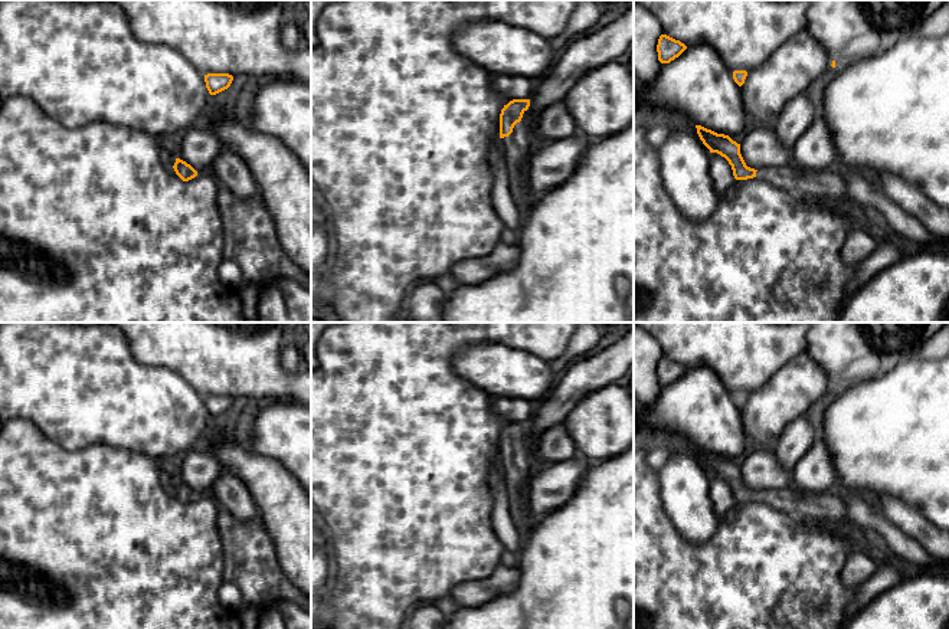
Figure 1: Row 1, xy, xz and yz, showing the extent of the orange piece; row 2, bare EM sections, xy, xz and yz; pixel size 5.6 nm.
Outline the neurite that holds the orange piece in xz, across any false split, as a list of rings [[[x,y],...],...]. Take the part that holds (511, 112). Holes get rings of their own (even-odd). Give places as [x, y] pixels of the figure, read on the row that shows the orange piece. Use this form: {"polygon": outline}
{"polygon": [[[513,99],[500,114],[500,147],[508,171],[508,184],[513,200],[526,217],[534,200],[534,194],[527,186],[526,167],[530,158],[531,132],[520,122],[529,109],[530,99]]]}

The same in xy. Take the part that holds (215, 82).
{"polygon": [[[207,73],[204,75],[206,88],[210,95],[216,95],[230,86],[233,76],[229,73]]]}

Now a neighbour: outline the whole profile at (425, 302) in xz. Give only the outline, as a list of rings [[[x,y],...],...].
[[[435,281],[416,285],[406,298],[406,311],[410,322],[444,322],[444,308],[448,301]]]

